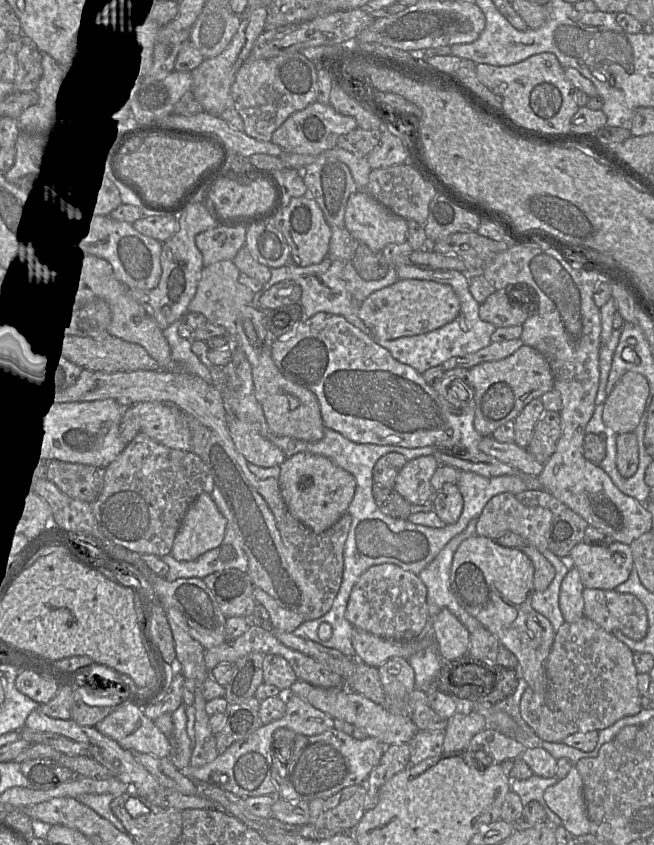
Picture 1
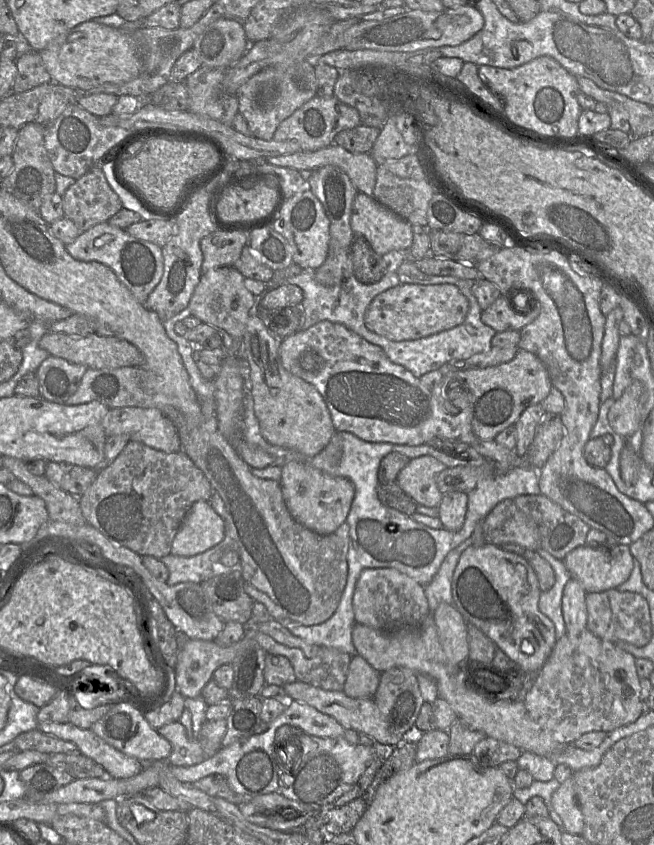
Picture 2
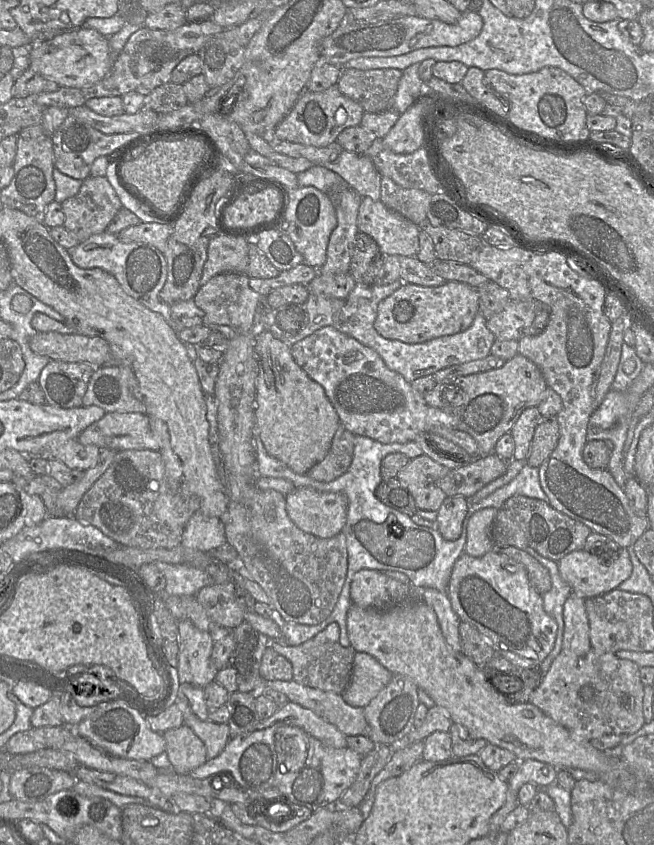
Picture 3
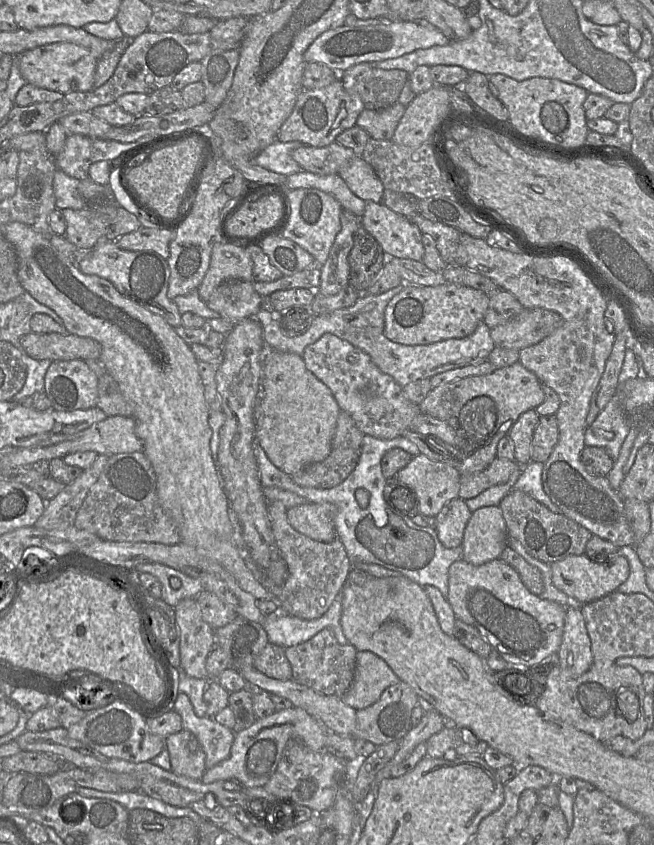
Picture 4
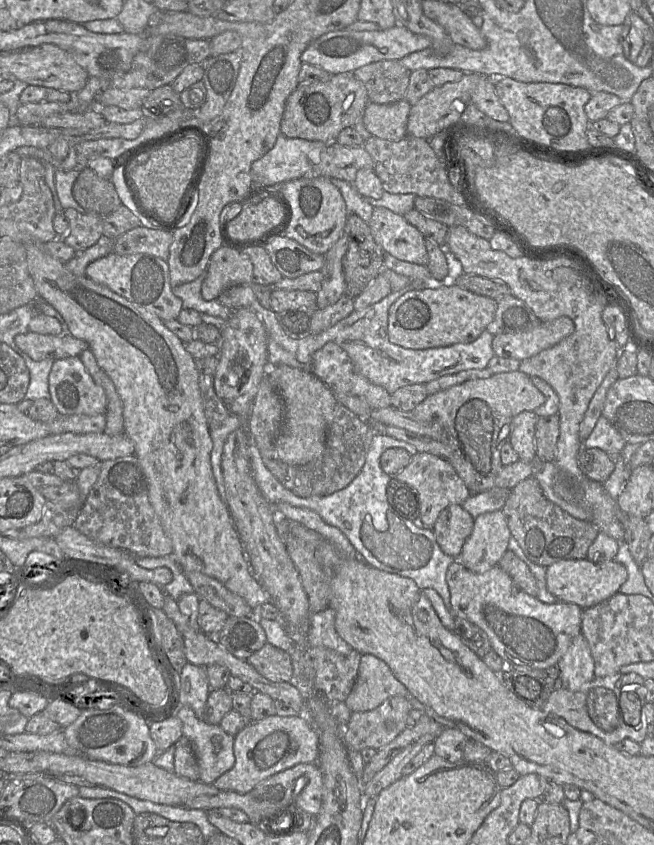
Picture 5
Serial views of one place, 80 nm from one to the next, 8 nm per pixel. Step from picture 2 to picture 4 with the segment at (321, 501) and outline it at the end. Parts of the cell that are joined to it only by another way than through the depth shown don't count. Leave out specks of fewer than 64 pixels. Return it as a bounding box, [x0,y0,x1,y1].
[287,502,338,543]

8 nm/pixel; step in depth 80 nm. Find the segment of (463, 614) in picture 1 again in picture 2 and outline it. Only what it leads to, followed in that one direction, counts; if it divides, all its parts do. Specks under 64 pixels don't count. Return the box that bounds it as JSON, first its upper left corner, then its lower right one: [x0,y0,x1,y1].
[424,537,472,614]

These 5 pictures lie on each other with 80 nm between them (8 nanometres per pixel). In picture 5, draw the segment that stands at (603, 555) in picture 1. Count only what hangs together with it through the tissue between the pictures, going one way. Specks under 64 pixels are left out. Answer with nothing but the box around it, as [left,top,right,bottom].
[546,559,628,609]

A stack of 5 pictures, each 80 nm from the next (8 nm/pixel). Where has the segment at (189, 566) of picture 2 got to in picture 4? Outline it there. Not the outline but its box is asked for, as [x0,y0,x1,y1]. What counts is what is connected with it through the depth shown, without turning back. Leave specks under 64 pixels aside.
[135,563,203,608]

